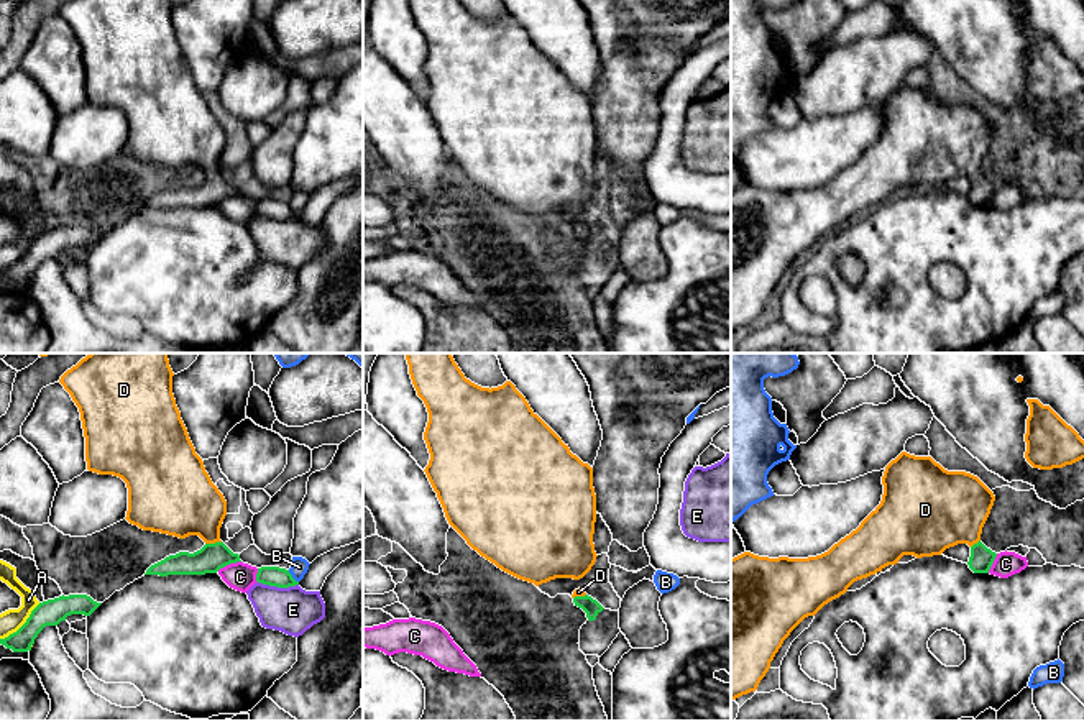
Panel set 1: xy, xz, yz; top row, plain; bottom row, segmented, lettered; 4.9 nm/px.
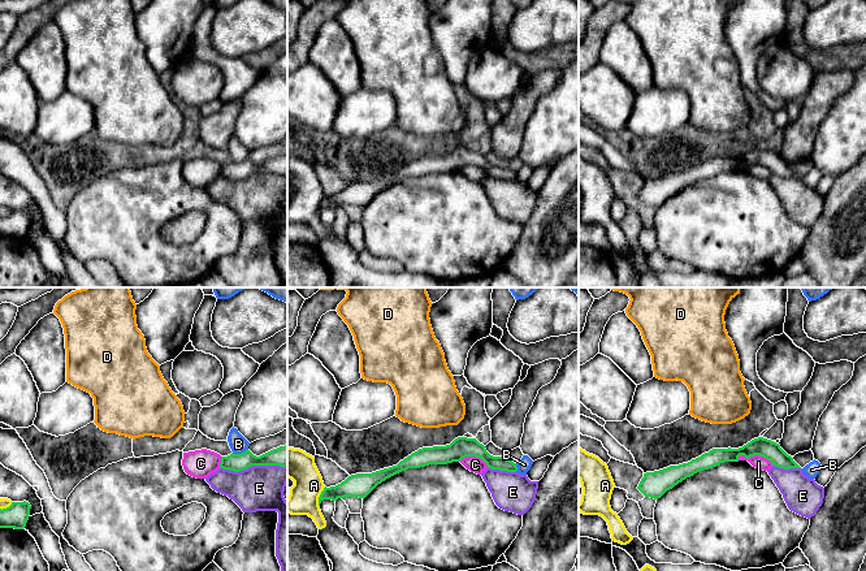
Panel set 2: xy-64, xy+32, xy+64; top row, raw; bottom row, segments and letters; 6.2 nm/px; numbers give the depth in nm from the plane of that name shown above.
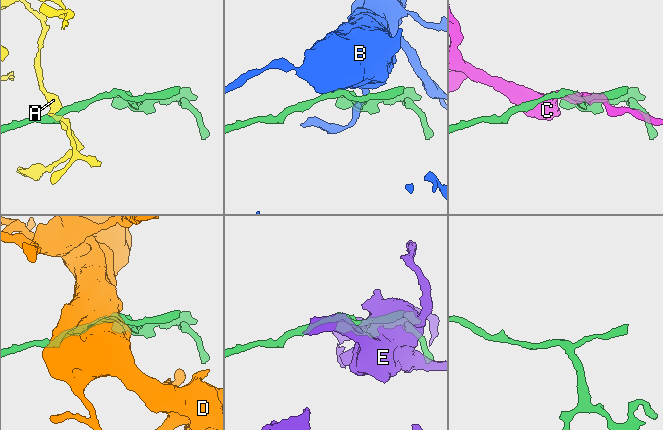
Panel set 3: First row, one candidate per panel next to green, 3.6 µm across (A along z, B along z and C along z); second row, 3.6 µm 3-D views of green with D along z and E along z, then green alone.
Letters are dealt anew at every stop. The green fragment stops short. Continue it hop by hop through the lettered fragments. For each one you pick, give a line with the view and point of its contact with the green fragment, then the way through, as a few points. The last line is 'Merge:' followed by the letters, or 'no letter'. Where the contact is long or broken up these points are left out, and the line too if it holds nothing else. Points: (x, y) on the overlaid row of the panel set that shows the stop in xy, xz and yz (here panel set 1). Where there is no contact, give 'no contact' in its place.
D: xy (212, 544) | across xy (212, 557), (212, 544), (206, 523), (184, 501)
Merge: D

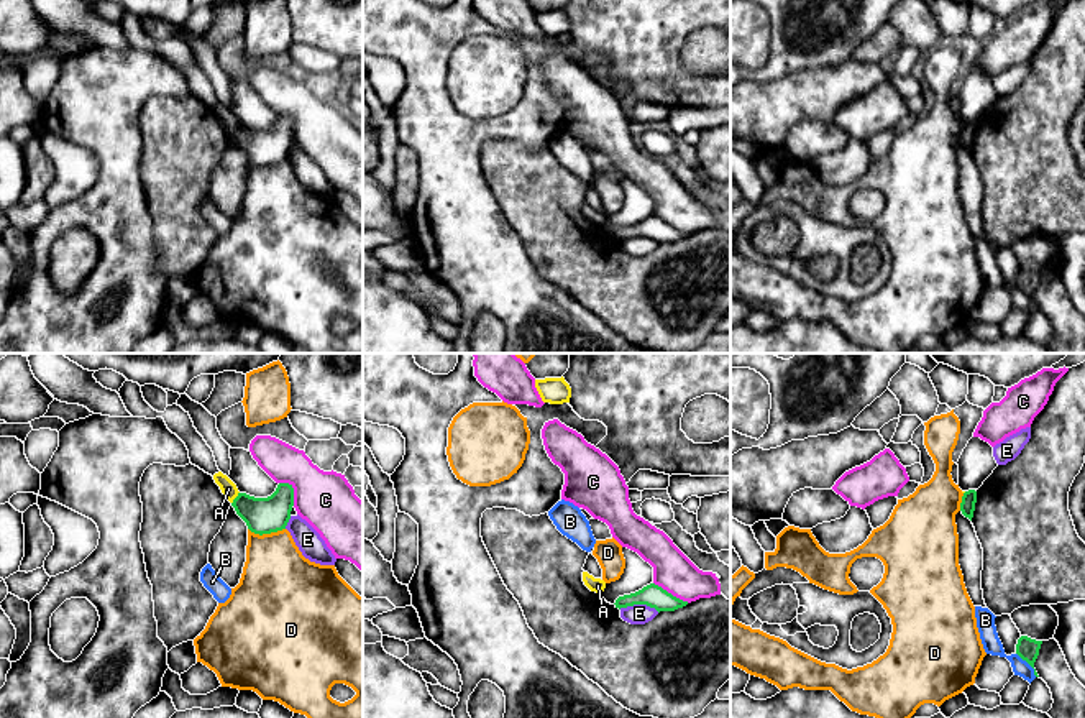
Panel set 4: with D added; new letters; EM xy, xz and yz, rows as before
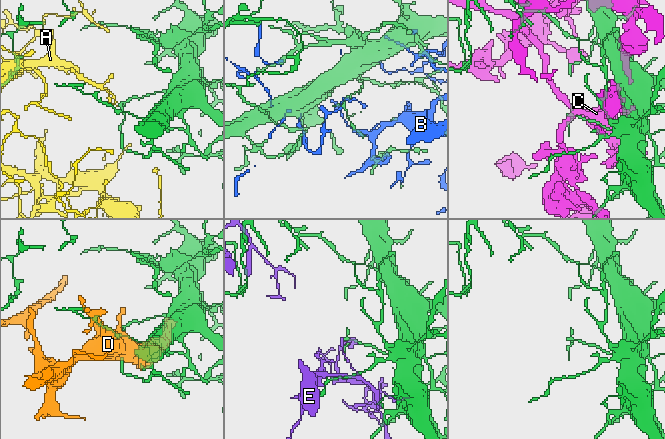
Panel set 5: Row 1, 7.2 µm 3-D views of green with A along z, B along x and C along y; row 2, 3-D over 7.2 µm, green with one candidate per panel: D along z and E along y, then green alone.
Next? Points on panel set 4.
Merge: no letter

